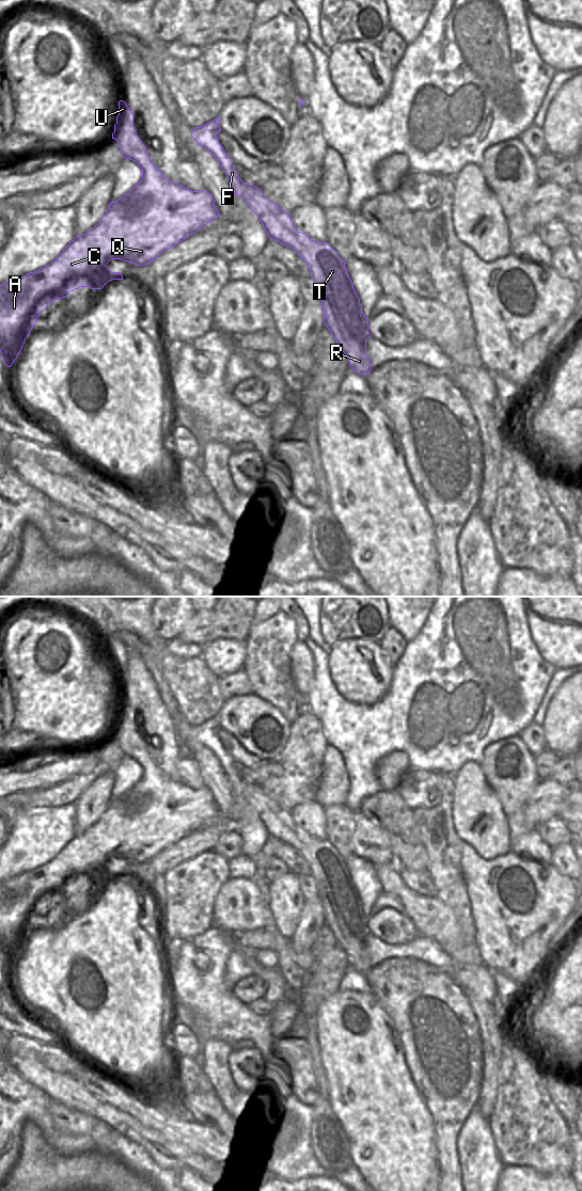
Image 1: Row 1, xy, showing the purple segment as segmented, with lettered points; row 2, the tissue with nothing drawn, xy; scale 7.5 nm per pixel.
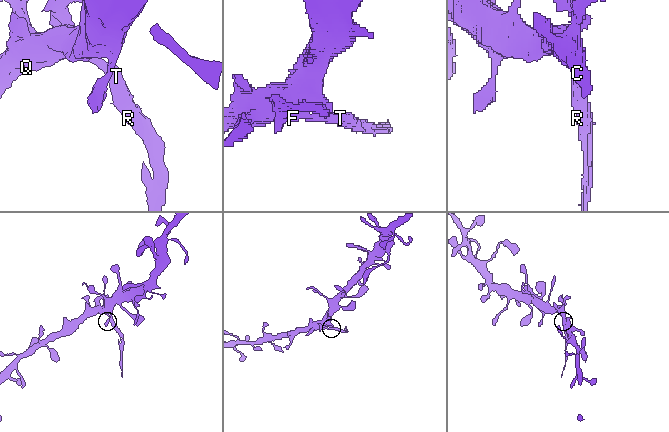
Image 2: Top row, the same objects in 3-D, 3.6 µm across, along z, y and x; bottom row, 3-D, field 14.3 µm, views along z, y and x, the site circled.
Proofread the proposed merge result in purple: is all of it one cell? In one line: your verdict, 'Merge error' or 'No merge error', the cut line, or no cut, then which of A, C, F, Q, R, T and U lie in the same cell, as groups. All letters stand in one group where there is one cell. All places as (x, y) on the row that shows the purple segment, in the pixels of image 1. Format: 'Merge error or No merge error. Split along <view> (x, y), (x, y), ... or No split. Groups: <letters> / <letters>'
Merge error. Split along xy (297, 232), (297, 238), (303, 244), (295, 250). Groups: A C F Q U / R T

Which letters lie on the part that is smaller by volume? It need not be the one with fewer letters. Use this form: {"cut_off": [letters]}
{"cut_off": ["R", "T"]}

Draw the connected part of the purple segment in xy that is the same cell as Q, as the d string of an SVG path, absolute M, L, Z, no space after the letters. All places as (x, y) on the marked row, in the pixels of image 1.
M123 100L119 101L119 115L112 139L116 140L125 159L135 161L142 169L142 179L125 195L110 202L99 222L81 236L76 236L47 266L0 285L0 352L5 366L11 367L22 349L26 338L37 321L40 314L56 300L65 298L79 287L101 289L112 280L123 280L120 272L111 272L106 265L111 259L122 259L137 266L147 265L164 251L175 247L203 225L215 221L219 211L210 193L192 191L179 182L169 180L152 162L146 147L133 128L133 111Z

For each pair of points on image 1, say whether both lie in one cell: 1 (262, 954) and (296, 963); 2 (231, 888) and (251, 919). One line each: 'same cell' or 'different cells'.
1: different cells
2: same cell

